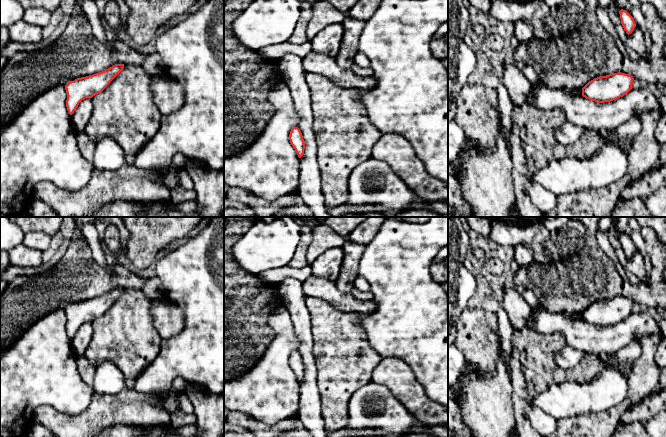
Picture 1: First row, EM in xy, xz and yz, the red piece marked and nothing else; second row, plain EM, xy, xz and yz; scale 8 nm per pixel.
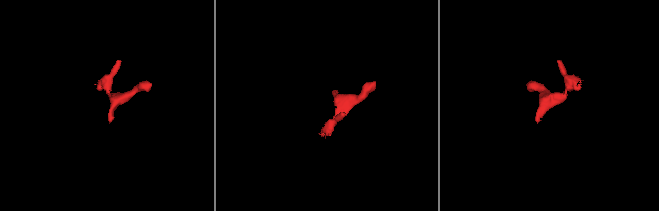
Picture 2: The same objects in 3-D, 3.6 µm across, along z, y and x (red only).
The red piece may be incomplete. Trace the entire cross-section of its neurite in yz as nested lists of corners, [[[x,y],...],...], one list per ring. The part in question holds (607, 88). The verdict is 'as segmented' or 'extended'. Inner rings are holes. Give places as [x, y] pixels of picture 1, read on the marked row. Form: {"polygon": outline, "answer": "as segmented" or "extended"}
{"polygon": [[[621,72],[600,76],[582,88],[582,96],[598,103],[610,102],[626,95],[633,88],[633,80]]], "answer": "as segmented"}

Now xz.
{"polygon": [[[293,127],[290,131],[289,140],[293,148],[295,149],[299,158],[304,154],[305,143],[302,133],[298,127]]], "answer": "as segmented"}

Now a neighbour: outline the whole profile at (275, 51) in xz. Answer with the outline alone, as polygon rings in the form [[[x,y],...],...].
[[[288,41],[278,45],[272,45],[272,46],[261,48],[260,50],[257,50],[256,52],[264,58],[278,60],[284,54],[287,54],[287,53],[295,54],[303,59],[312,51],[313,51],[313,48],[310,41],[307,41],[299,45],[292,44]]]

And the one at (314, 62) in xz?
[[[314,51],[303,58],[303,69],[305,72],[326,76],[341,87],[367,90],[377,84],[374,76],[356,76],[351,68],[343,69],[340,67],[335,57],[321,55]]]

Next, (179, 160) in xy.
[[[177,153],[172,158],[170,167],[171,169],[182,169],[185,167],[186,162],[187,162],[187,158],[183,154]]]

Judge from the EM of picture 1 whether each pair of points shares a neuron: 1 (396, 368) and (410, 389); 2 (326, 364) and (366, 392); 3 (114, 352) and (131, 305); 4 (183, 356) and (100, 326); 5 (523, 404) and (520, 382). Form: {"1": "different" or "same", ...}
{"1": "same", "2": "different", "3": "same", "4": "different", "5": "same"}

